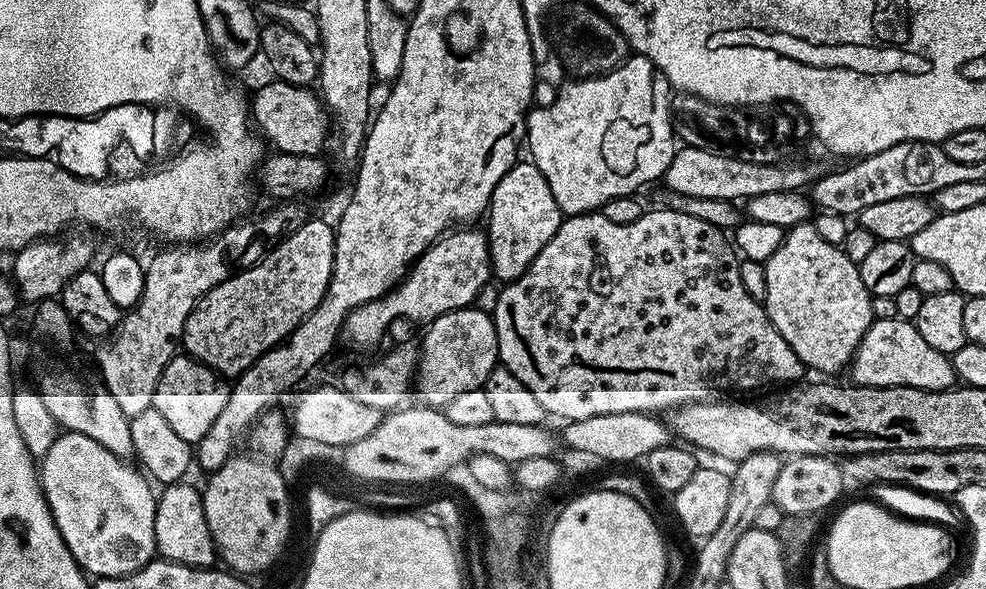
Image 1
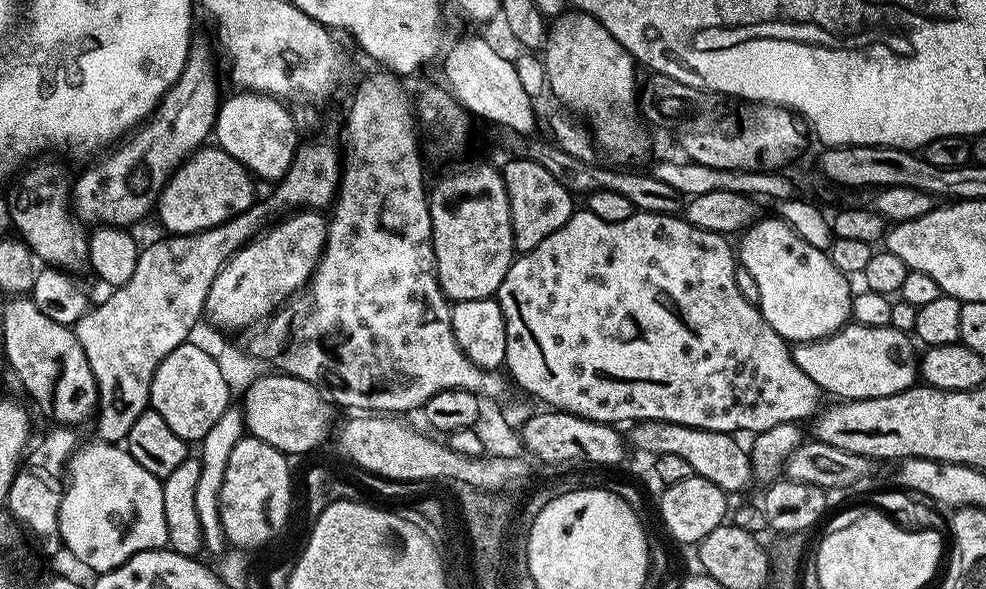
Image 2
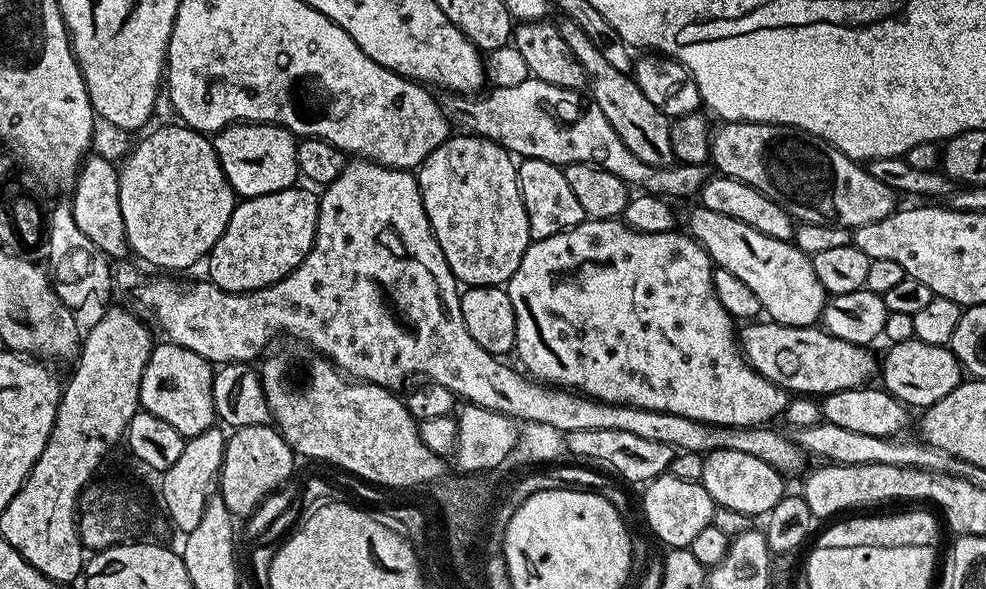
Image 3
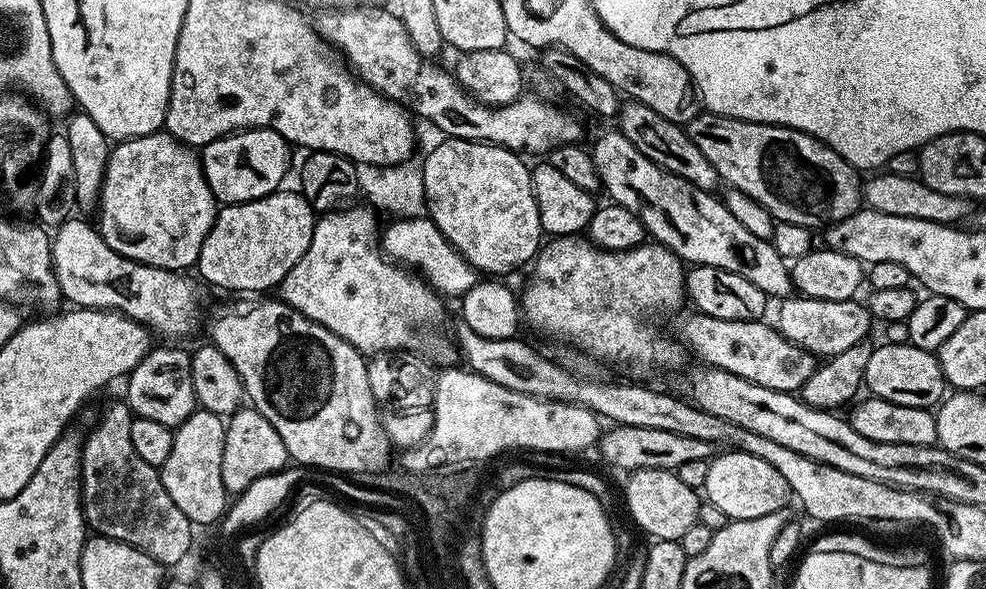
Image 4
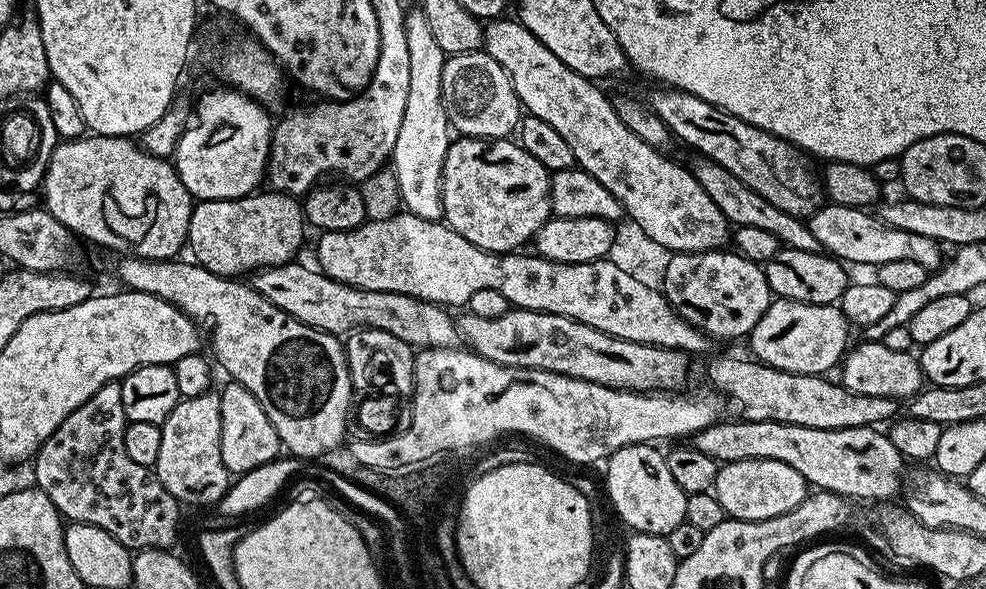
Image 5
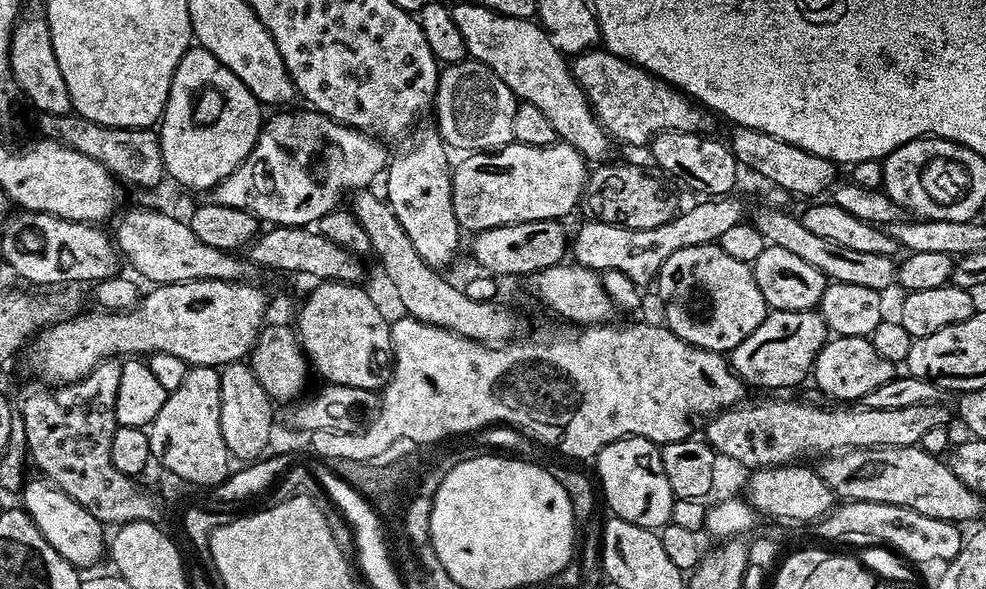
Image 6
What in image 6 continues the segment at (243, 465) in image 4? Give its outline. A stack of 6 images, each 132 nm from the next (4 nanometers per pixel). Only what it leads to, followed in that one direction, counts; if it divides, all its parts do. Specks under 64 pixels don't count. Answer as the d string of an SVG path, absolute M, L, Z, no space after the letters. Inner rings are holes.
M237 362L225 364L219 369L219 373L220 421L222 422L222 438L228 447L228 455L235 459L237 456L240 462L251 462L261 459L269 451L268 443L272 440L272 408L274 408L274 402L266 394L262 382L258 382L251 363Z

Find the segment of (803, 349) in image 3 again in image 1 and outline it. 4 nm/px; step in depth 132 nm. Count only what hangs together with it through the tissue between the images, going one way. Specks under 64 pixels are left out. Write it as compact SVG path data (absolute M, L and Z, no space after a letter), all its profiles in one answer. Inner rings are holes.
M877 320L866 330L858 350L852 355L851 383L861 388L917 388L927 392L946 392L957 387L956 371L949 353L934 350L918 334L911 320Z

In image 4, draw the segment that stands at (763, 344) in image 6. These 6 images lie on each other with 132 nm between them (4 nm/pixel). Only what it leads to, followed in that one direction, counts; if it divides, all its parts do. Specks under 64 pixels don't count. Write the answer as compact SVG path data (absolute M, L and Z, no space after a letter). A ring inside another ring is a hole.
M796 294L781 303L785 304L777 310L774 324L790 342L802 346L807 352L811 352L817 358L829 358L842 354L844 350L849 350L856 343L865 340L869 335L868 331L874 327L874 321L872 315L868 312L867 303L860 301L859 304L858 301L859 299L856 298L850 300L819 300L818 298Z

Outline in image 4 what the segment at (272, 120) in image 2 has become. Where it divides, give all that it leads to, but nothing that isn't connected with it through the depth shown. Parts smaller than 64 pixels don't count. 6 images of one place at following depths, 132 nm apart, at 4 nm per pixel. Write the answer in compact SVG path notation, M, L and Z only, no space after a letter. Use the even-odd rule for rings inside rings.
M249 128L219 136L214 142L205 144L199 153L200 164L204 167L204 177L221 205L245 204L263 196L270 196L281 187L280 184L288 176L288 167L292 164L292 152L287 140L269 128Z

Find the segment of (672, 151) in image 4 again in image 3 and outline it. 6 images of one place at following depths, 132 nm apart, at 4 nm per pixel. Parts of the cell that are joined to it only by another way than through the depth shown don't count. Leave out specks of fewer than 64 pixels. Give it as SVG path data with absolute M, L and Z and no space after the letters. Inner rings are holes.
M569 18L561 19L561 21L559 21L558 27L562 39L566 41L566 46L570 46L570 50L574 50L574 58L578 58L578 62L582 62L582 70L586 70L588 79L587 91L592 100L598 102L602 114L606 114L606 122L610 122L610 126L614 126L614 134L618 134L618 138L622 138L622 142L626 142L626 150L630 150L630 154L642 158L642 162L659 168L668 167L676 160L670 144L671 123L669 117L664 116L662 110L658 106L654 106L654 102L650 102L650 98L646 98L646 94L642 94L642 90L631 75L616 70L614 66L610 66L609 62L606 62L603 54L598 52L597 47L590 42L590 38L586 36L585 31L578 26L576 21Z

